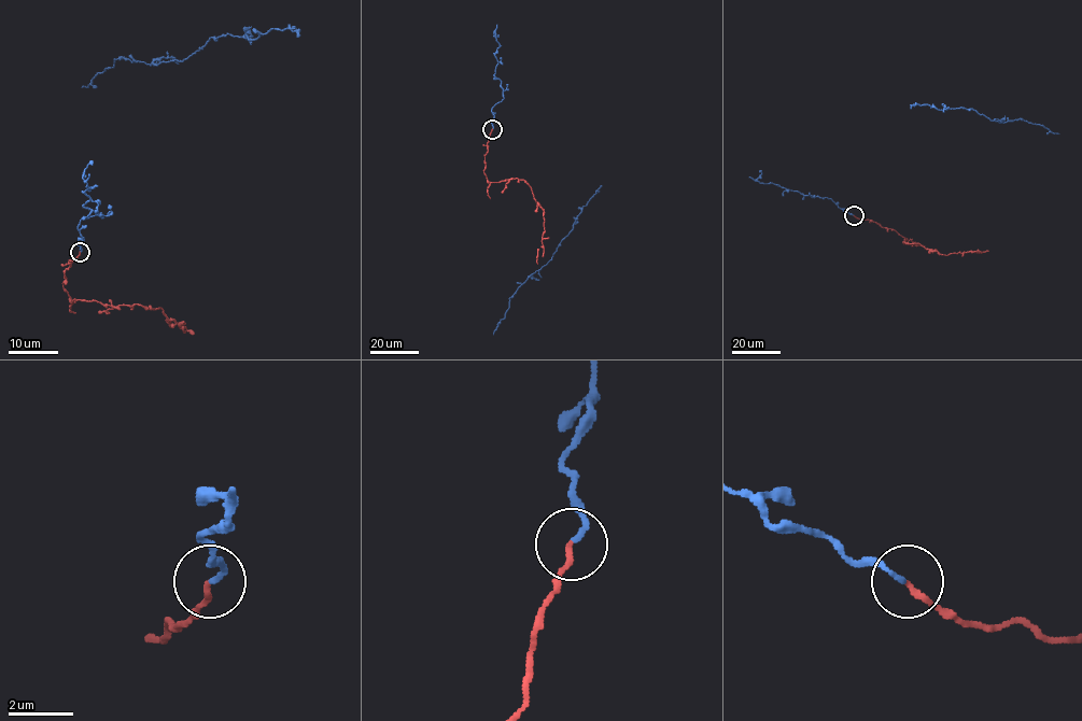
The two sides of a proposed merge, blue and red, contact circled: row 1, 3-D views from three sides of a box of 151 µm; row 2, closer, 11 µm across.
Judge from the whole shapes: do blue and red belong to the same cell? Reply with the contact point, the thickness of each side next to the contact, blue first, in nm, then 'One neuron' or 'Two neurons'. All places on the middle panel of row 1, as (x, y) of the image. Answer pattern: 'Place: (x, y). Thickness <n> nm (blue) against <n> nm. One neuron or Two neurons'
Place: (492, 129). Thickness 150 nm (blue) against 170 nm. One neuron

